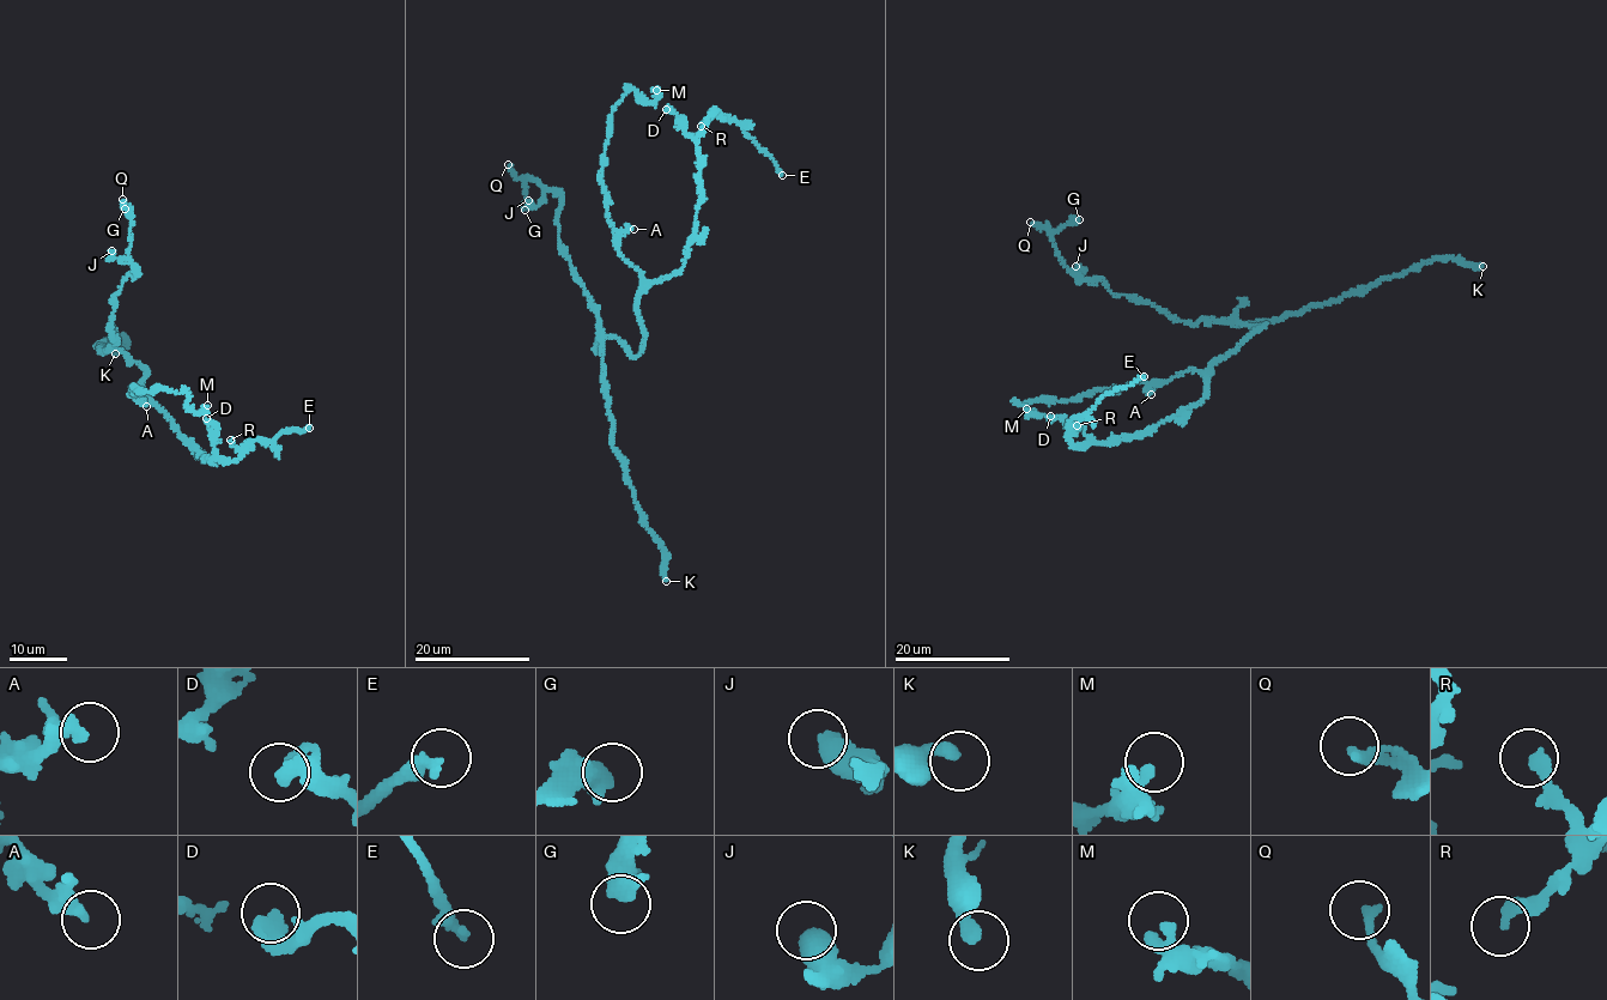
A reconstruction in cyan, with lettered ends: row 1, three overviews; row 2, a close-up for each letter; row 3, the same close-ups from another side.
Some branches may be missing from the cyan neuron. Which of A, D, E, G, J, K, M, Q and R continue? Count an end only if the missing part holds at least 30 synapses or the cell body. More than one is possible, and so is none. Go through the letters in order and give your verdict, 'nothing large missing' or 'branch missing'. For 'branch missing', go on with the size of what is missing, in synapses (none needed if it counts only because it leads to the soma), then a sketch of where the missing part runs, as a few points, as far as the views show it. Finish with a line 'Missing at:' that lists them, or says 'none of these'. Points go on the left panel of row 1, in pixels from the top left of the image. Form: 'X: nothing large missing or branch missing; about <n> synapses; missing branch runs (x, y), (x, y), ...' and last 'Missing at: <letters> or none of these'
A: nothing large missing
D: nothing large missing
E: branch missing; about 30 synapses; missing branch runs (309, 428), (317, 431), (326, 446), (322, 449), (315, 448), (304, 437), (271, 434), (250, 420)
G: nothing large missing
J: nothing large missing
K: nothing large missing
M: nothing large missing
Q: nothing large missing
R: nothing large missing
Missing at: E

